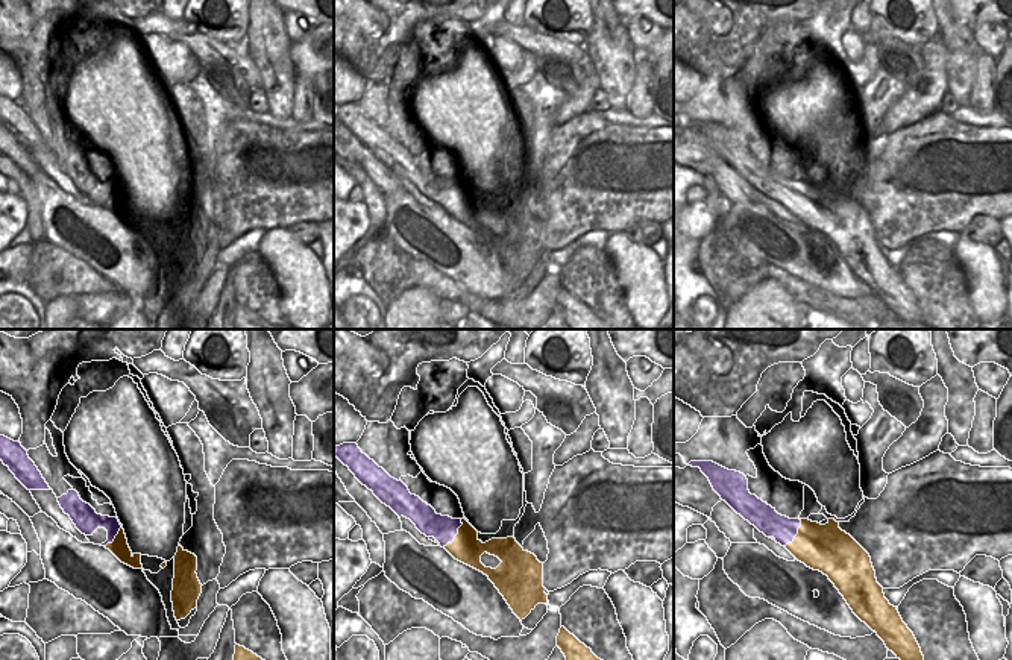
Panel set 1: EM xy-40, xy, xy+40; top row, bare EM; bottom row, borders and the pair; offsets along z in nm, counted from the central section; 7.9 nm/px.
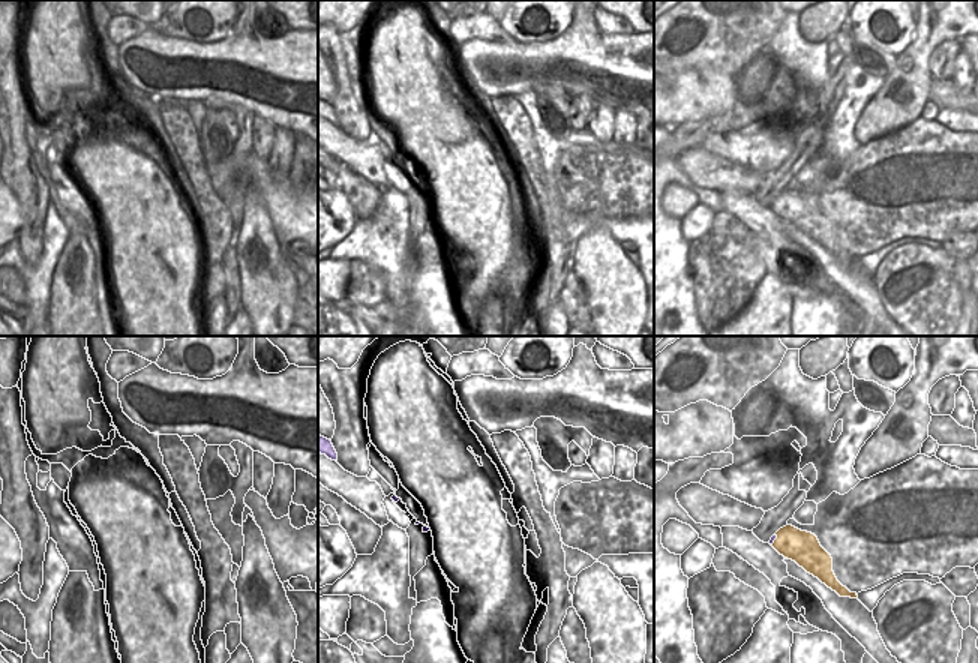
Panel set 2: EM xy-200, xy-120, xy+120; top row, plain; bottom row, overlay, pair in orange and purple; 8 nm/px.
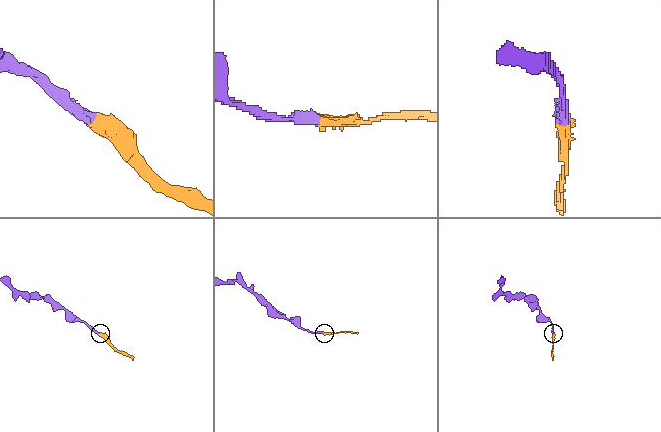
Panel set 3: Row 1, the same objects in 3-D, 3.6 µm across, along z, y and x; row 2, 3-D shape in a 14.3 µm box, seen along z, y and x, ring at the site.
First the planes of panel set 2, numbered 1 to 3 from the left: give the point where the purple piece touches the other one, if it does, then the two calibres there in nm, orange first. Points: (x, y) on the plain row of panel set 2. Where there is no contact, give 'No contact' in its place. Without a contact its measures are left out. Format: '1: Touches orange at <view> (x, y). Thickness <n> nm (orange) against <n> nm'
1: No contact
2: No contact
3: Touches orange at xy+120 (774, 204). Thickness 260 nm (orange) against 30 nm.

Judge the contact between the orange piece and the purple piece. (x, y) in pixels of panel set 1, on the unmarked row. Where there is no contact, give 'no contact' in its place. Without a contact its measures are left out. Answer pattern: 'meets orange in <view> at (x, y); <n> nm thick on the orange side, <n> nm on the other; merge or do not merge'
meets orange in xy at (455, 196); 240 nm thick on the orange side, 220 nm on the other; do not merge

